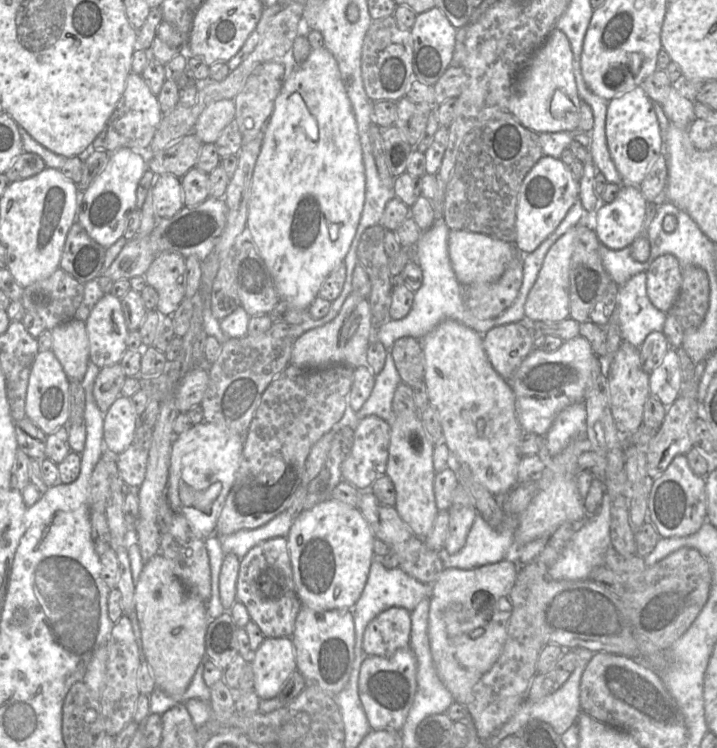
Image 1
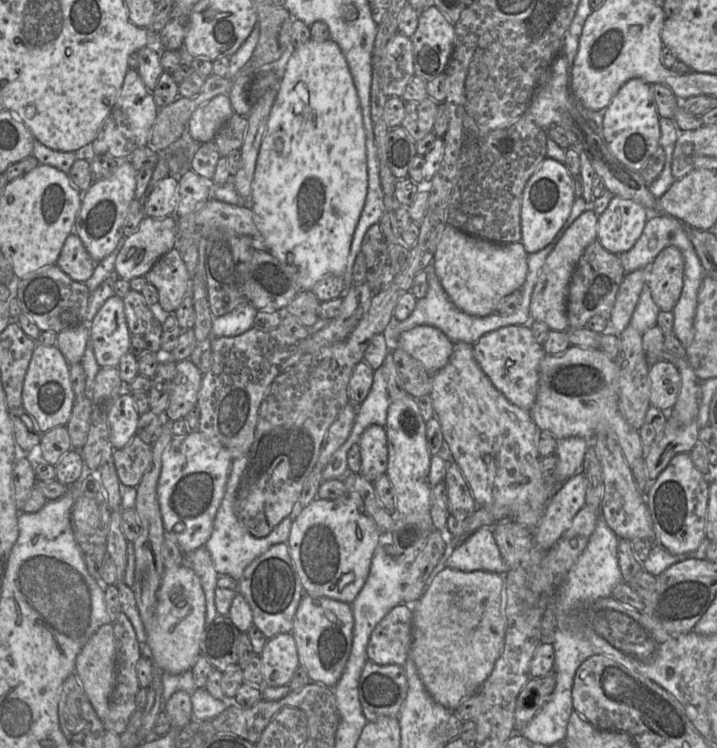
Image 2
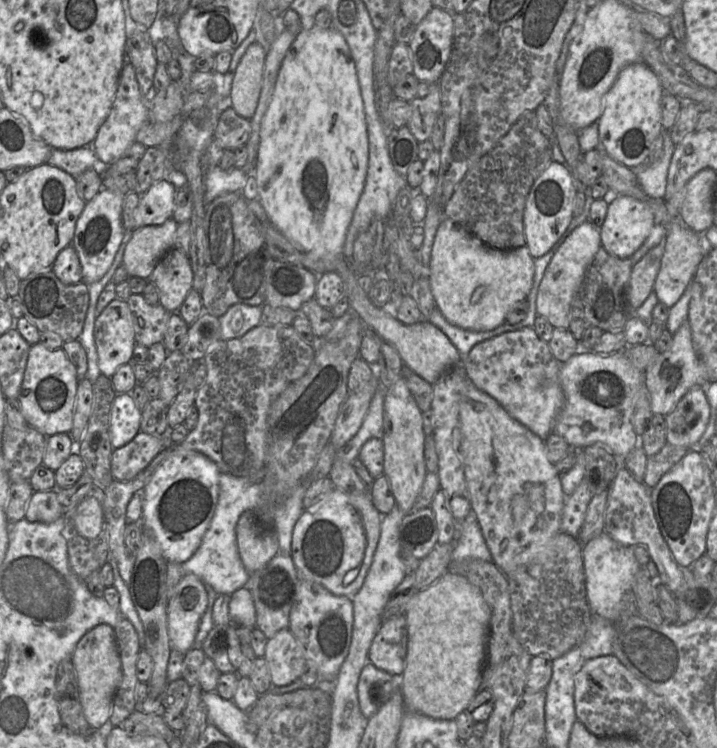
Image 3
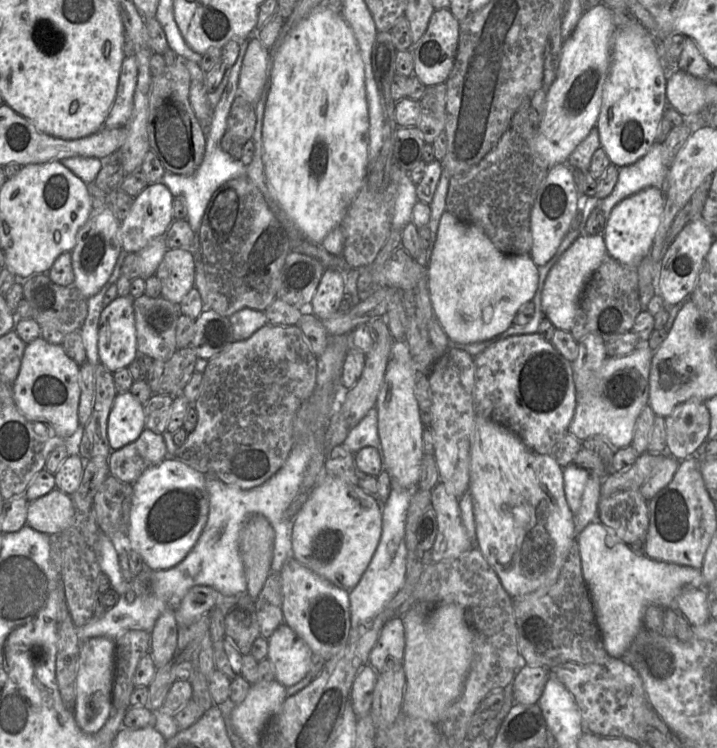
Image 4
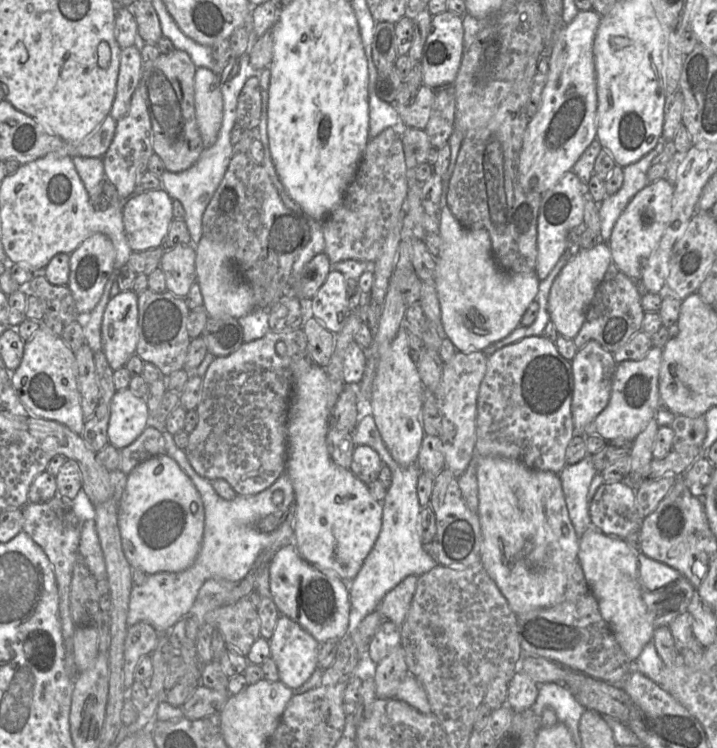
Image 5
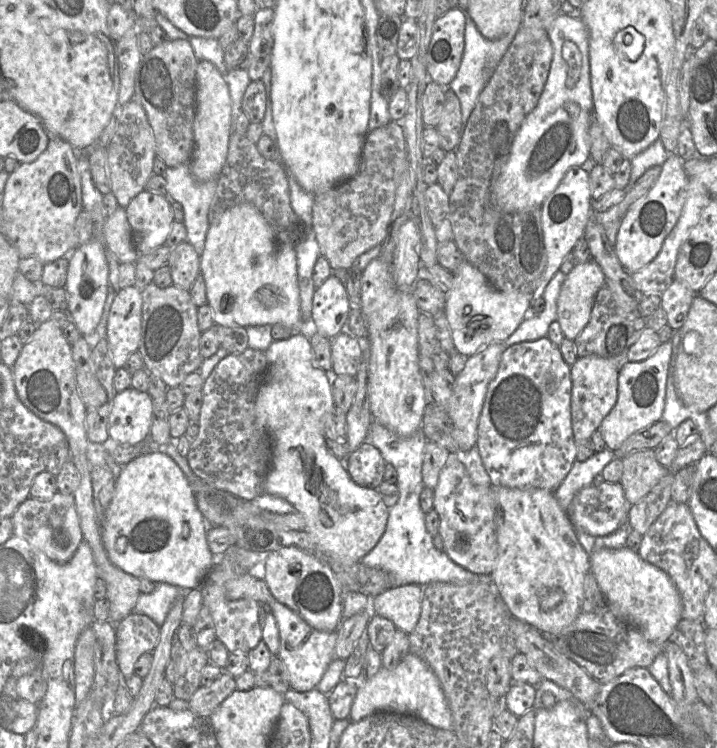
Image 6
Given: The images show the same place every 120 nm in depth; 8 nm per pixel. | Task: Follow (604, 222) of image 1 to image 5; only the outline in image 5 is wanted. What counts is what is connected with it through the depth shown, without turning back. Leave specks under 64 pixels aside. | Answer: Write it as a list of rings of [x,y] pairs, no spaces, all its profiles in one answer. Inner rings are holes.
[[[664,177],[648,183],[627,204],[609,239],[612,263],[633,280],[640,280],[643,268],[659,243],[670,220],[674,185]]]

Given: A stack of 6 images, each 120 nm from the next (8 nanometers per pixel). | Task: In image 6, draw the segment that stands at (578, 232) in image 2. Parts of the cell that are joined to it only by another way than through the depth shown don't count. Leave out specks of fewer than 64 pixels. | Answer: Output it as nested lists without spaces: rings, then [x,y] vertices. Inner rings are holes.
[[[595,261],[577,264],[566,275],[557,300],[557,321],[565,338],[574,340],[588,324],[595,296],[605,284],[605,275]]]

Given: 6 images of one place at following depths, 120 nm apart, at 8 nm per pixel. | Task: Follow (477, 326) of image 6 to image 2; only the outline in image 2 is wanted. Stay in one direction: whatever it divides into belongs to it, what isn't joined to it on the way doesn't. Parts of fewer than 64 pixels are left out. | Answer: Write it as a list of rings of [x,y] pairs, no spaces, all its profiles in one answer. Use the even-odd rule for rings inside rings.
[[[446,225],[432,264],[451,302],[469,315],[484,317],[495,313],[504,297],[522,288],[528,271],[527,257],[521,242],[496,244]]]

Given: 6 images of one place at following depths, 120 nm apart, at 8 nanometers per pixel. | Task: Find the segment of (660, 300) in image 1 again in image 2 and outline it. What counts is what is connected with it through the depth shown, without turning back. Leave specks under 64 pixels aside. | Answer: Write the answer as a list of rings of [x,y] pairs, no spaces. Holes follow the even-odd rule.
[[[675,246],[665,247],[646,269],[646,284],[662,311],[672,311],[683,289],[684,258]]]

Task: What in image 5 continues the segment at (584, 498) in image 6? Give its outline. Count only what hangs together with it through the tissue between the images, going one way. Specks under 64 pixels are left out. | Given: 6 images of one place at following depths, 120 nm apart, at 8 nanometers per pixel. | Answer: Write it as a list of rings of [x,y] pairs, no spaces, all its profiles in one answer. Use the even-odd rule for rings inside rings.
[[[626,482],[602,483],[597,489],[592,500],[589,502],[589,515],[592,525],[598,528],[602,533],[623,539],[632,532],[638,532],[643,521],[637,511],[635,489]]]

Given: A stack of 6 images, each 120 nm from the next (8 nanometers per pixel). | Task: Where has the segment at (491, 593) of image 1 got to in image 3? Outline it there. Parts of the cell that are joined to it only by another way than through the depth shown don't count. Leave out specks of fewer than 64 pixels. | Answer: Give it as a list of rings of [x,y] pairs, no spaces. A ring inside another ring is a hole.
[[[446,571],[429,587],[418,591],[406,606],[408,646],[405,669],[400,676],[406,711],[434,719],[454,720],[479,692],[487,659],[487,638],[491,608],[481,590],[466,577]]]

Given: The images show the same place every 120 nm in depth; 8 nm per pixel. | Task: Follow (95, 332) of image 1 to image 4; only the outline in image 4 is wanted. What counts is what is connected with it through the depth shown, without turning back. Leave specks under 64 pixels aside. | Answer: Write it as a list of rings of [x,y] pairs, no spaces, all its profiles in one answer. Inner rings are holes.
[[[118,296],[105,306],[98,322],[98,355],[110,372],[127,368],[136,358],[137,339],[131,296]]]

